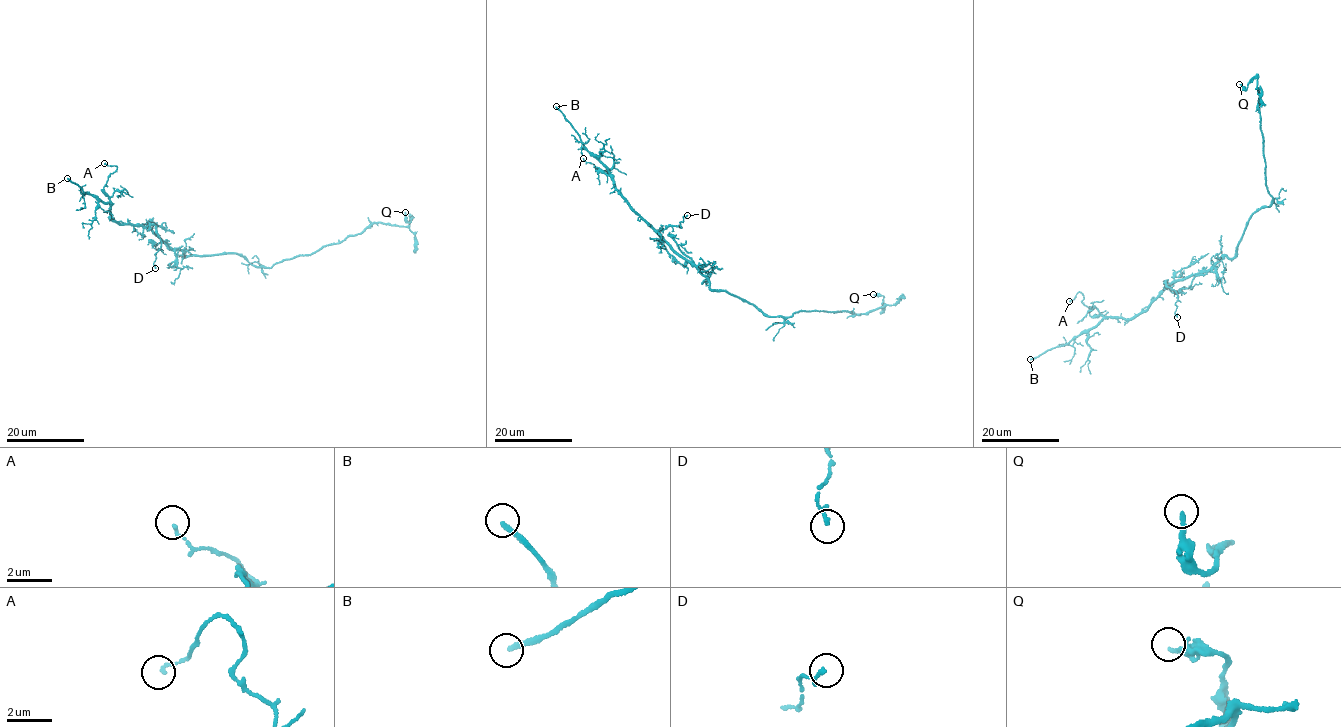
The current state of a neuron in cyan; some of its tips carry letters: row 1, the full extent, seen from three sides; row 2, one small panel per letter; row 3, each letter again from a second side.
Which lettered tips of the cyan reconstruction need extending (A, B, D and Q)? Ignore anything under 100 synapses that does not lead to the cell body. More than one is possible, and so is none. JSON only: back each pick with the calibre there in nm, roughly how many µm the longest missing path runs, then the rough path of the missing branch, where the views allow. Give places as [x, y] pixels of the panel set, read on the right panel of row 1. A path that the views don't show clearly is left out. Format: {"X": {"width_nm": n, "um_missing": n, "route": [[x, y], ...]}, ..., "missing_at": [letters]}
{"B": {"width_nm": 220, "um_missing": 60}, "missing_at": ["B"]}

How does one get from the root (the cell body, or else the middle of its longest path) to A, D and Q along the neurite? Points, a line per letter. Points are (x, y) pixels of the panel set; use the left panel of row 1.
A: (201, 256), (183, 256), (184, 251), (168, 247), (148, 227), (112, 218), (103, 187), (117, 168), (104, 163)
D: (201, 256), (183, 256), (184, 251), (163, 243), (149, 225), (155, 225), (161, 243), (155, 254), (155, 268)
Q: (201, 256), (234, 253), (271, 267), (342, 242), (376, 223), (406, 226), (412, 219), (408, 222), (405, 212)

